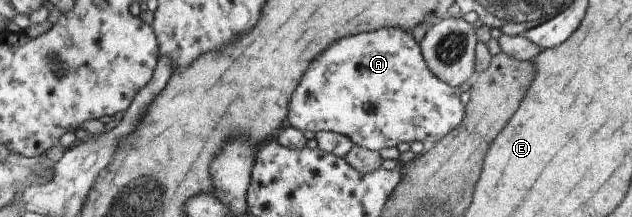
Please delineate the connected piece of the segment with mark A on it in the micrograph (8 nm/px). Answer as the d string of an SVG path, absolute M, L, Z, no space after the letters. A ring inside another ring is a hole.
M391 26L383 30L345 36L313 60L293 93L287 124L314 133L341 133L351 138L355 145L379 152L384 148L405 148L408 142L417 140L429 146L447 139L449 133L461 126L467 109L467 104L463 104L461 100L461 94L461 88L449 86L427 66L421 46L415 42L411 31Z

